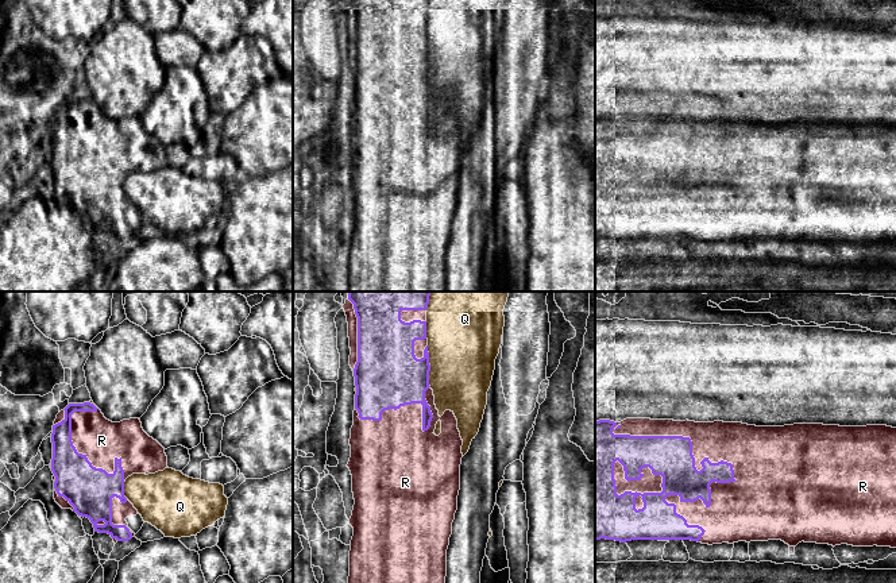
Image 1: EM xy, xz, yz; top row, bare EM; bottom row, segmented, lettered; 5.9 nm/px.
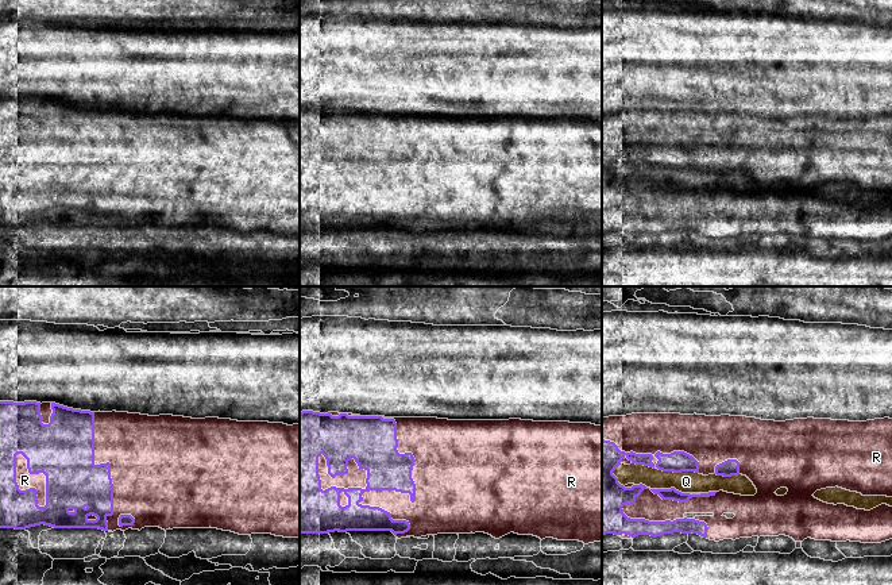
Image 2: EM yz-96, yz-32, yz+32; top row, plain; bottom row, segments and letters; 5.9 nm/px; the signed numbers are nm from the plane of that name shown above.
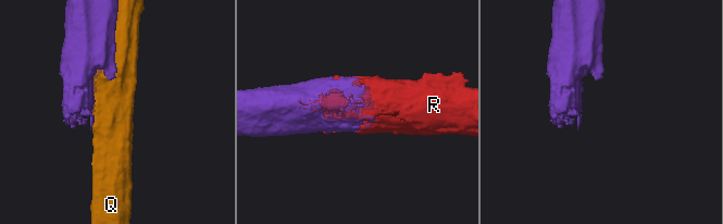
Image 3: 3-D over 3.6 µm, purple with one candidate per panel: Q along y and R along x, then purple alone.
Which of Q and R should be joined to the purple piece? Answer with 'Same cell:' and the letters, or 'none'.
Same cell: R

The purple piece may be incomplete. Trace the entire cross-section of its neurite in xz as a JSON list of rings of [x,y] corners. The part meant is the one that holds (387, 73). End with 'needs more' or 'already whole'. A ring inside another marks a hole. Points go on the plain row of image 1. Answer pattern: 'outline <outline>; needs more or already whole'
outline [[[345,0],[343,7],[348,20],[349,63],[355,74],[355,108],[351,126],[351,155],[347,165],[352,173],[354,208],[349,223],[354,225],[349,248],[349,292],[447,292],[447,247],[452,232],[452,220],[457,208],[460,188],[460,162],[463,138],[457,117],[451,108],[440,115],[435,103],[433,88],[429,84],[429,50],[426,36],[426,5],[429,0]]]; needs more

